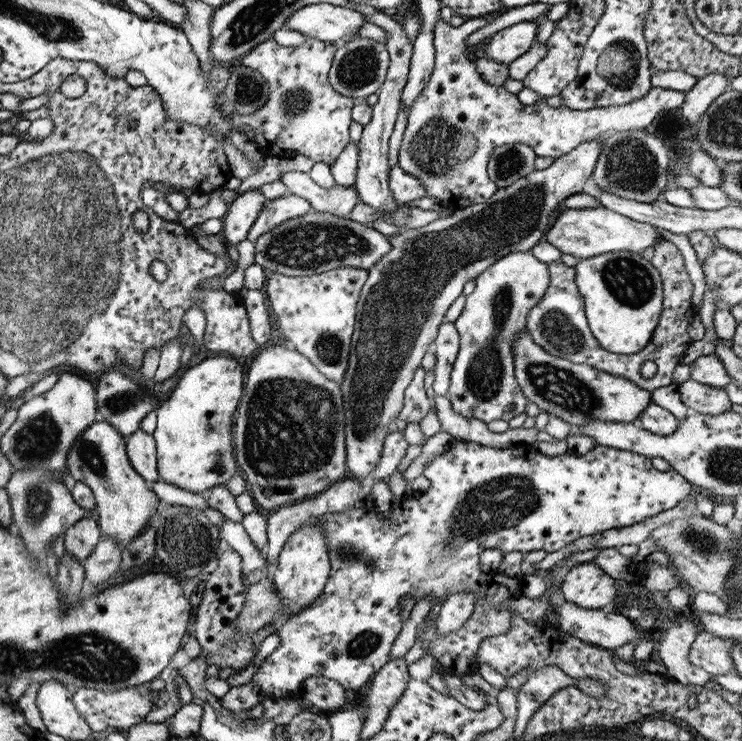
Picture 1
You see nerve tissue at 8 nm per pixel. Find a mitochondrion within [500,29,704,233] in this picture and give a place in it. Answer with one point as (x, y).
(630, 164)

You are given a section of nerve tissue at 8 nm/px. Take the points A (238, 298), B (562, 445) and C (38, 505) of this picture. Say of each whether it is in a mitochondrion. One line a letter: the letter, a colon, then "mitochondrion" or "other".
A: other
B: other
C: mitochondrion

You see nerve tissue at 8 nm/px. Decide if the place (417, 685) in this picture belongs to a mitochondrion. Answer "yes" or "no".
no

